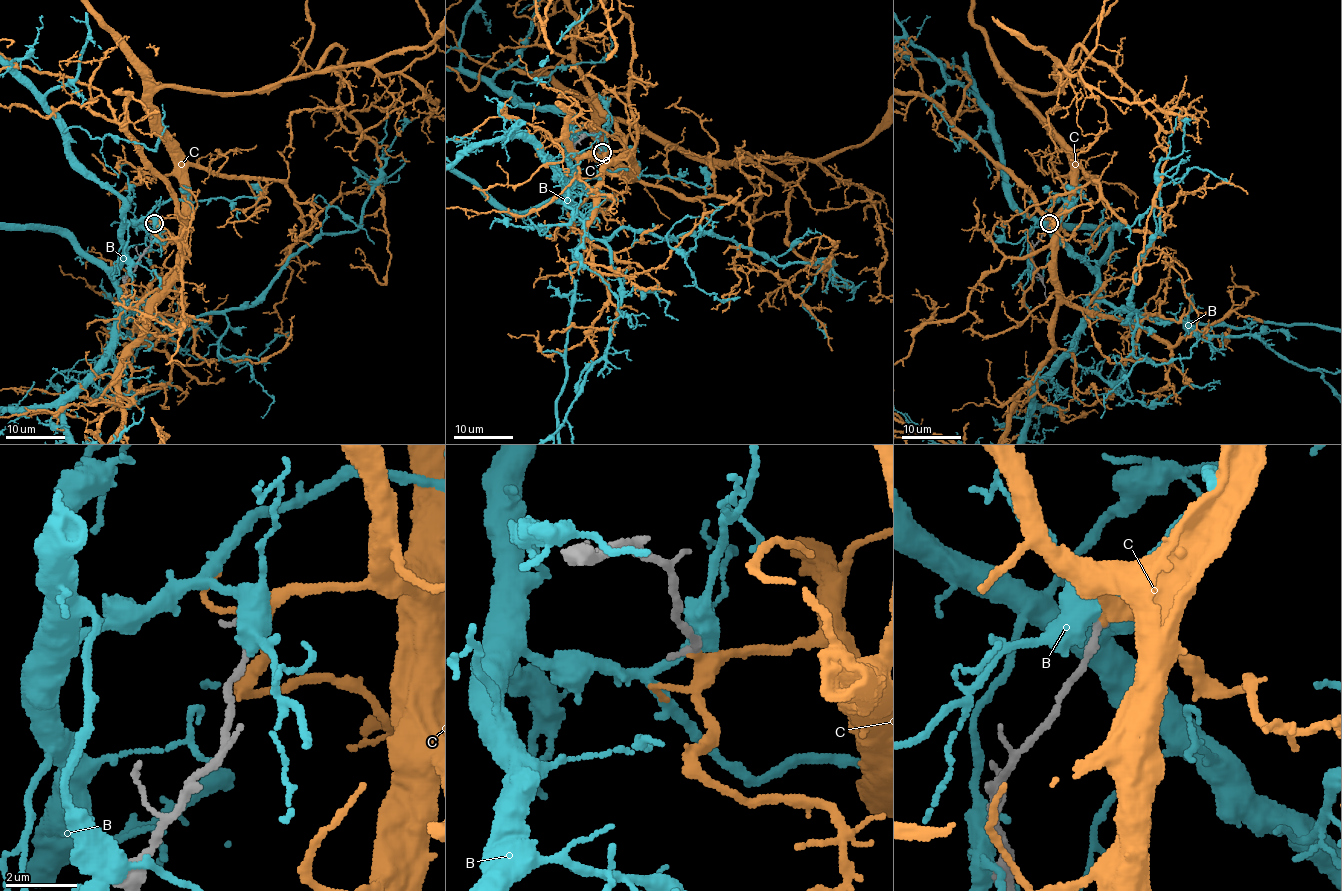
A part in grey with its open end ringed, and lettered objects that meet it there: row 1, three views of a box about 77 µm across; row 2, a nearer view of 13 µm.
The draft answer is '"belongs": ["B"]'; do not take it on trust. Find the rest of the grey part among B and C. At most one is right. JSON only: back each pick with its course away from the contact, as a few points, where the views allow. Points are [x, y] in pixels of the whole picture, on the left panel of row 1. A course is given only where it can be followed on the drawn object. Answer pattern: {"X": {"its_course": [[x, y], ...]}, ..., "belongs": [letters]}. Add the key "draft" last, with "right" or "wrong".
{"C": {"its_course": [[153, 223], [181, 210], [180, 149], [152, 104], [160, 88], [248, 92], [422, 49]]}, "belongs": ["C"], "draft": "wrong"}

